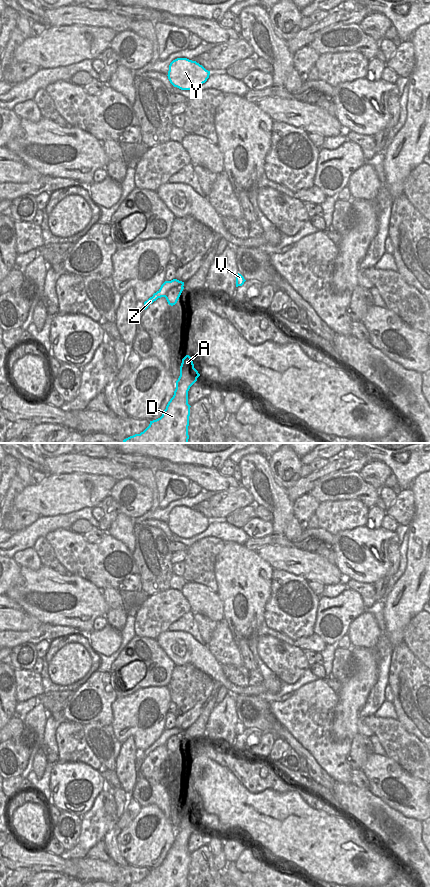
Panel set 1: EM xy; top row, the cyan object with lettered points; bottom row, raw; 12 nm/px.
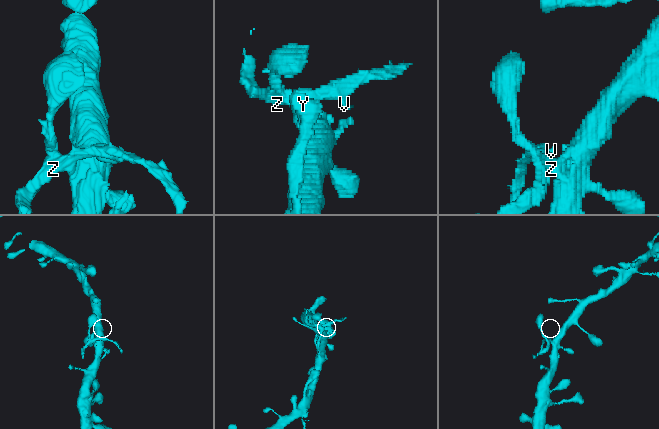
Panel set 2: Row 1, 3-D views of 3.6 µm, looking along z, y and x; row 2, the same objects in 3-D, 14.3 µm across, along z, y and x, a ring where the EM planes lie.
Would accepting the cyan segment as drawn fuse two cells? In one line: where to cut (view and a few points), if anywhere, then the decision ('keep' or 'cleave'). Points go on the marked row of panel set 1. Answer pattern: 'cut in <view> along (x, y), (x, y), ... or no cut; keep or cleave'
cut in xy along (182, 285), (176, 288), (176, 294), (171, 305); cleave

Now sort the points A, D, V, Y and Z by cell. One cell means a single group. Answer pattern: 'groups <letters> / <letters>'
groups A D Y / V Z

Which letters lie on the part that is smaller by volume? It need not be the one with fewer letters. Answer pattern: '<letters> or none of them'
V, Z

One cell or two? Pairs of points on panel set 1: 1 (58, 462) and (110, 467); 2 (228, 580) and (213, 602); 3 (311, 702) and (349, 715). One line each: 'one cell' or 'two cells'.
1: one cell
2: two cells
3: two cells

